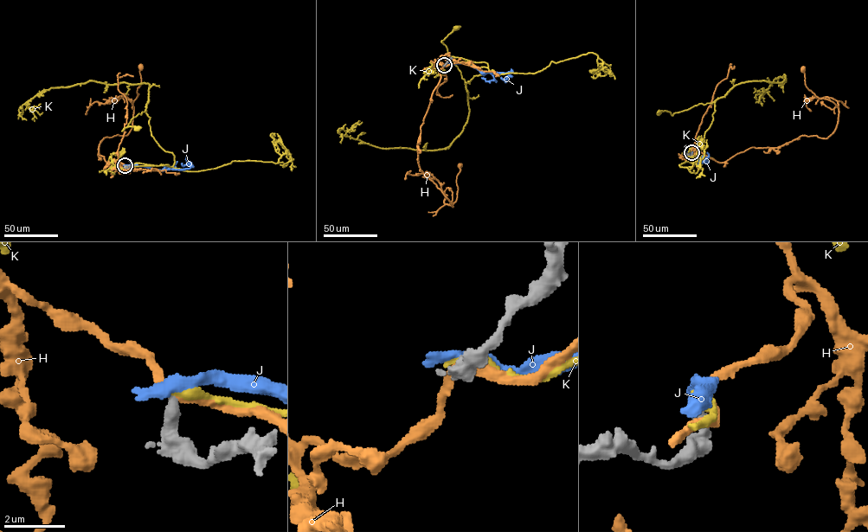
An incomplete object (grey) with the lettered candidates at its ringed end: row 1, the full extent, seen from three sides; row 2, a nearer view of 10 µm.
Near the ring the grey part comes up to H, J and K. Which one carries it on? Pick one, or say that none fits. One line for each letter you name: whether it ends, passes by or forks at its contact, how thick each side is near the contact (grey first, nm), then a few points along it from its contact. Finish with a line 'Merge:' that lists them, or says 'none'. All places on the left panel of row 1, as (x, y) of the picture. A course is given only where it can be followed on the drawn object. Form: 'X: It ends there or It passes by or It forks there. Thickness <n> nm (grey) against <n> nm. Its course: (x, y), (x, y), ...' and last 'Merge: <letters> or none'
Merge: none

